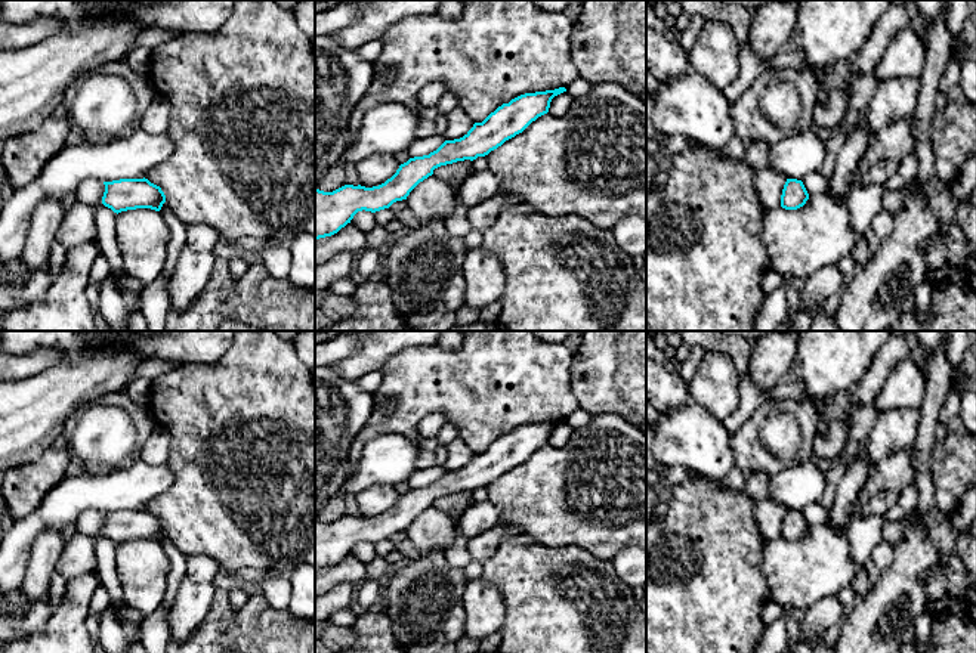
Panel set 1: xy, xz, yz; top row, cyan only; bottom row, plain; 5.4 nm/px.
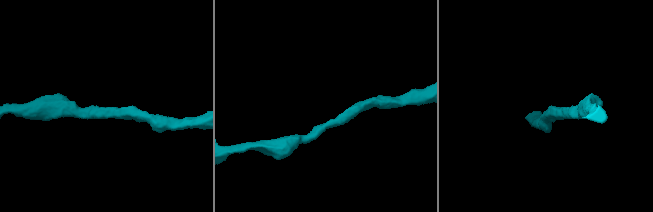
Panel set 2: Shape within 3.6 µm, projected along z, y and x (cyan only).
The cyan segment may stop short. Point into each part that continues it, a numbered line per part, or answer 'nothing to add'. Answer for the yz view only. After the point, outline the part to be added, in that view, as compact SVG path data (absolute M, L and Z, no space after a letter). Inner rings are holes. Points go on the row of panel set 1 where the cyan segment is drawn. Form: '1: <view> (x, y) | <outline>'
nothing to add

